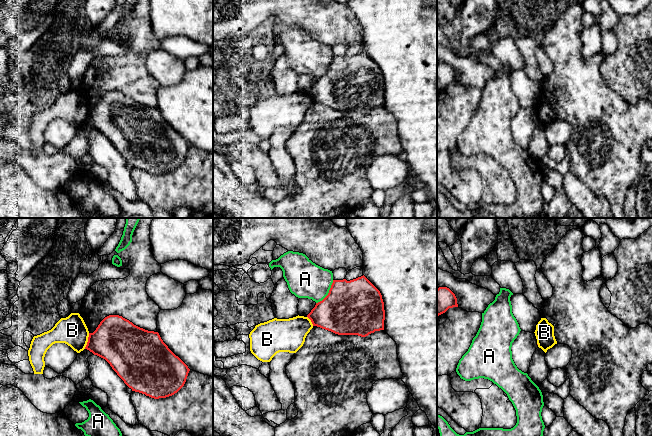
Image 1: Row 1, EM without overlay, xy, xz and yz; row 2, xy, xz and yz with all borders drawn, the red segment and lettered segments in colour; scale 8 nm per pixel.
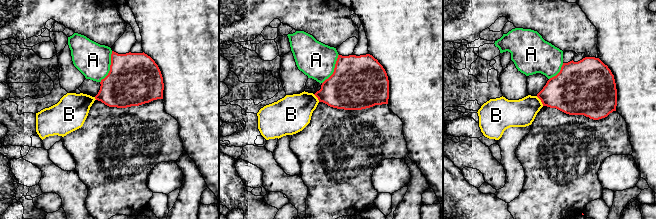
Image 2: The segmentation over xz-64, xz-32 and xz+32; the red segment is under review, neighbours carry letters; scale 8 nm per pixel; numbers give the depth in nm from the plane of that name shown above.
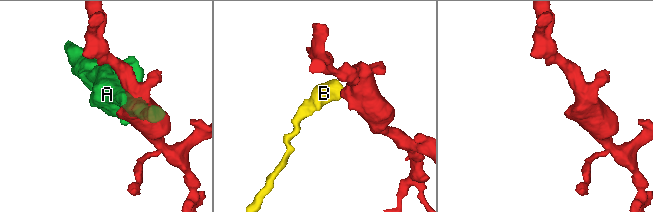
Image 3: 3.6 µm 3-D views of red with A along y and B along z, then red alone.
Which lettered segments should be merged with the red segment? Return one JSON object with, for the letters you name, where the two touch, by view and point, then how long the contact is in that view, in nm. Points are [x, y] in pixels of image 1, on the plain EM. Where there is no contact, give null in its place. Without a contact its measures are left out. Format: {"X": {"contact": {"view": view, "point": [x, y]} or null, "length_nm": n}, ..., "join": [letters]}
{"join": []}

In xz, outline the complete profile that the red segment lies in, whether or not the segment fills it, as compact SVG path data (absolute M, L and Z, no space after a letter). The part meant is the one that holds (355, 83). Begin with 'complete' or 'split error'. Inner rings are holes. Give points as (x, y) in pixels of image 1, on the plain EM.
complete; M364 51L350 57L333 56L328 71L307 93L313 102L335 110L366 113L384 106L384 78Z

